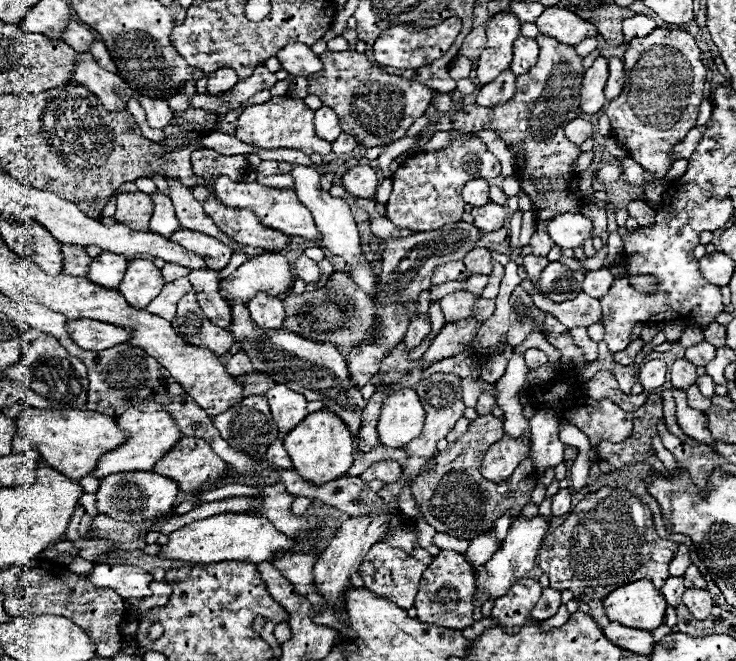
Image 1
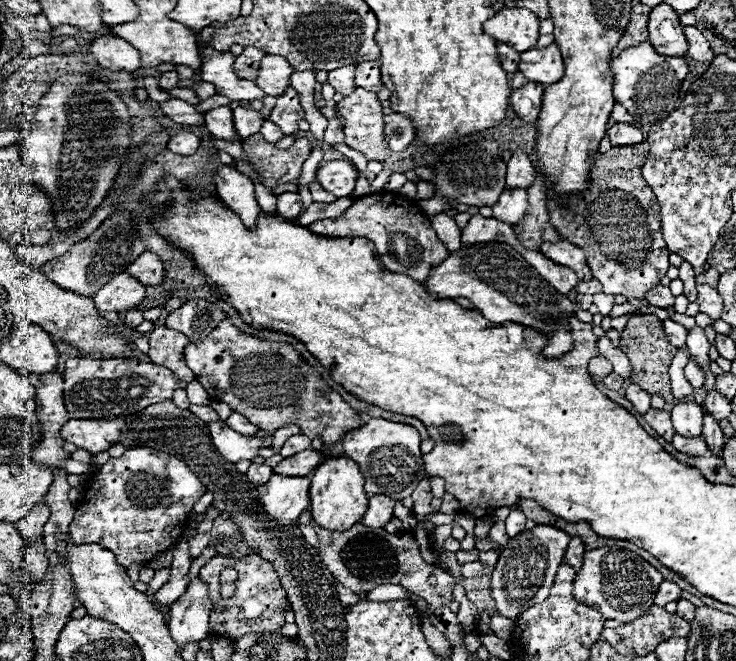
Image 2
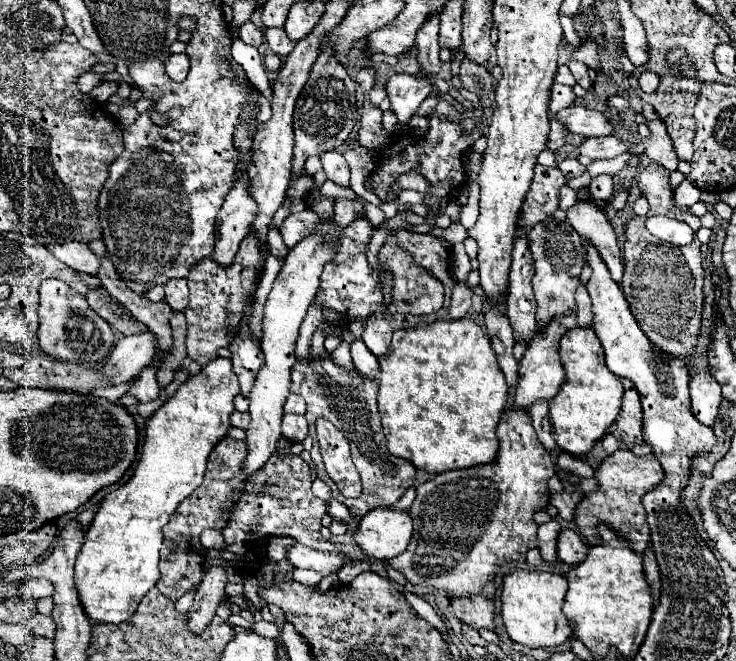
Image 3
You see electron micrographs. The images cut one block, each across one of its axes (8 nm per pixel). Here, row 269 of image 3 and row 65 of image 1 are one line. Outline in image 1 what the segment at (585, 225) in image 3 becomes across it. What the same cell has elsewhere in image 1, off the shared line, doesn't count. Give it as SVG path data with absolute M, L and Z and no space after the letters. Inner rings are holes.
M612 56L612 58L608 58L608 68L610 68L610 78L608 78L604 94L606 94L606 100L610 102L622 90L622 84L624 84L624 64L622 64L620 58Z

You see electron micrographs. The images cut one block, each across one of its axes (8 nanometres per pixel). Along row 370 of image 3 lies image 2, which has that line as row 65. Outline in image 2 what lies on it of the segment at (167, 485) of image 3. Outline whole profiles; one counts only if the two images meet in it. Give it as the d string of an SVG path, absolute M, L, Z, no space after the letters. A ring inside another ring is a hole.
M200 54L202 66L198 74L204 82L212 82L216 86L216 94L228 96L230 100L262 100L264 92L250 80L242 80L234 72L234 56L232 54Z

